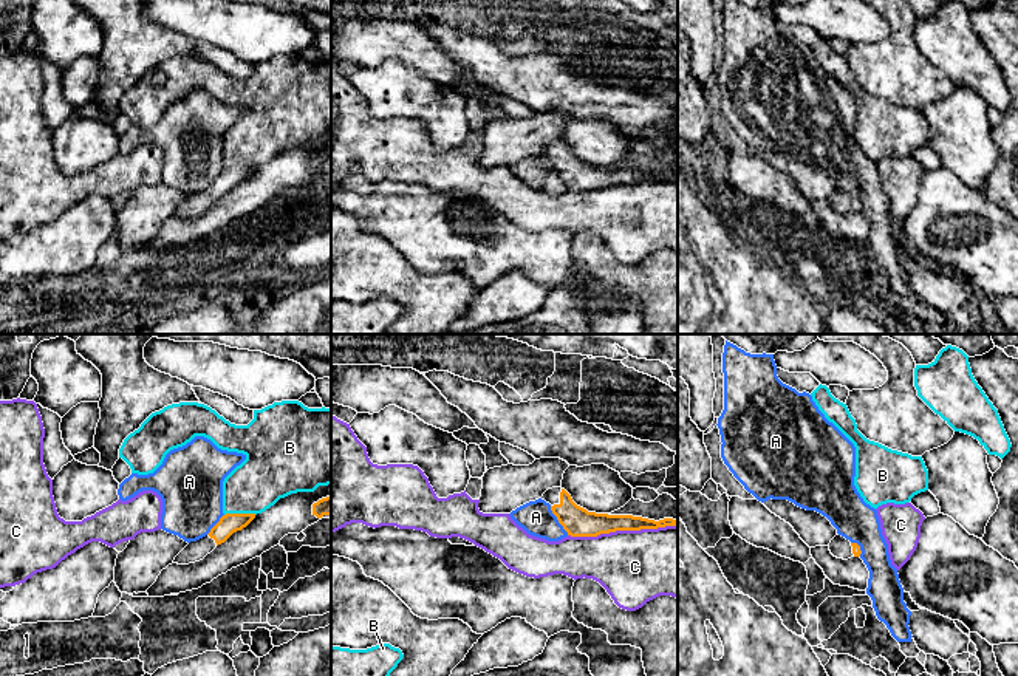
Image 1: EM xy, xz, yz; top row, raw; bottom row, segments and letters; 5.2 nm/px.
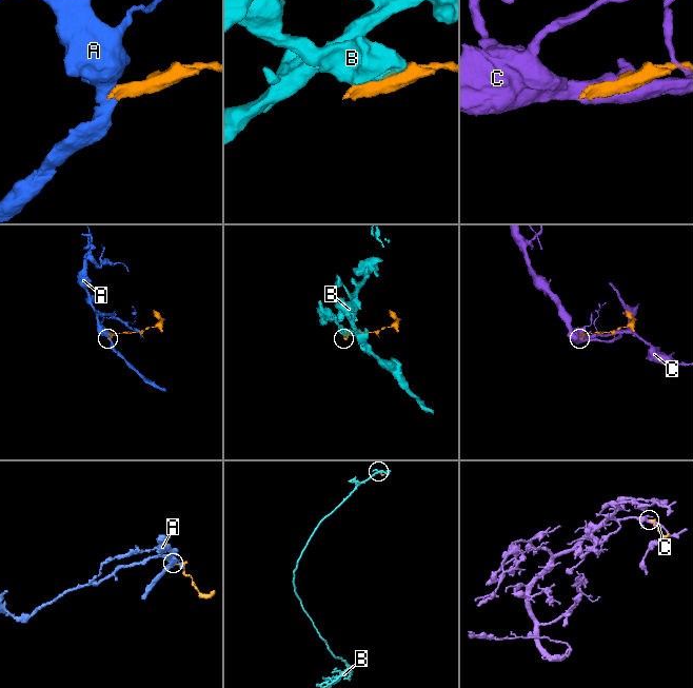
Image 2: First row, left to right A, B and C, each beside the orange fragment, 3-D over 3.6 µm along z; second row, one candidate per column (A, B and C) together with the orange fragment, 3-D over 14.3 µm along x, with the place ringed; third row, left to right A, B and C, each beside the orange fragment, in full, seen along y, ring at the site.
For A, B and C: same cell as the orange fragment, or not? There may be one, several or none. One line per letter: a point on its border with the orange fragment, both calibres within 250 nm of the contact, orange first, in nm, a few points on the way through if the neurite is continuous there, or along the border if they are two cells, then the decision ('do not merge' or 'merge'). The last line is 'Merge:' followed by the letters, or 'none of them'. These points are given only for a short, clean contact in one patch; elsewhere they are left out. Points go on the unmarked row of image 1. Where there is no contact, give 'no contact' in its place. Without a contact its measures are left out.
A: xz (557, 172) | 160/180 nm | along xz (549, 160), (568, 187) | do not merge
B: xy (240, 167) | 110/280 nm | do not merge
C: xz (622, 183) | 160/380 nm | do not merge
Merge: none of them

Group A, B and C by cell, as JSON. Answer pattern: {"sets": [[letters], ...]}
{"sets": [["A"], ["B"], ["C"]]}

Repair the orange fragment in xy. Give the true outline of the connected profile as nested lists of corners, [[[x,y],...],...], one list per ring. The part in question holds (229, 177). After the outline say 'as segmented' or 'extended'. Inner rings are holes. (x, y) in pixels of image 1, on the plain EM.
[[[226,167],[220,175],[210,183],[210,186],[196,193],[190,195],[173,213],[178,218],[189,218],[203,213],[210,207],[218,198],[224,196],[234,186],[246,181],[255,167]]]; extended

